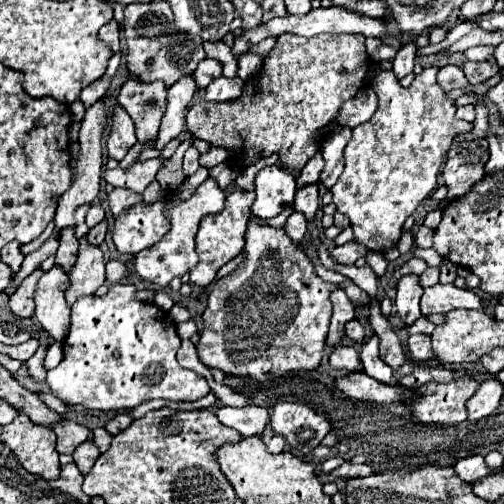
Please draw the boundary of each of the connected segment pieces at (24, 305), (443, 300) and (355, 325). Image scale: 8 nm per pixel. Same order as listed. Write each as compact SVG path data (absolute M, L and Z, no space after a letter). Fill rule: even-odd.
M36 269L10 295L10 309L12 309L12 313L16 313L20 317L32 317L32 313L34 313L34 291L36 291L36 285L38 285L40 277L42 277L42 271Z
M436 283L432 287L424 289L422 301L420 301L422 313L446 313L452 309L476 309L476 311L486 311L478 295L470 289L458 289L456 285L442 285Z
M352 319L350 323L346 323L346 337L354 343L360 343L364 339L364 327L356 319Z

